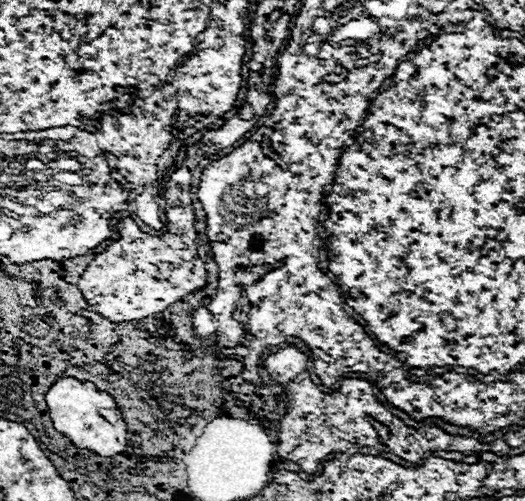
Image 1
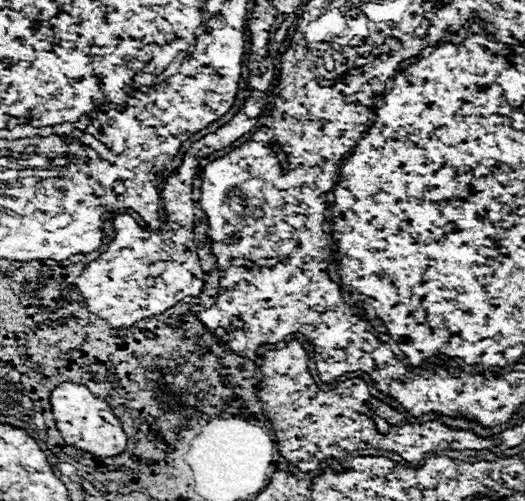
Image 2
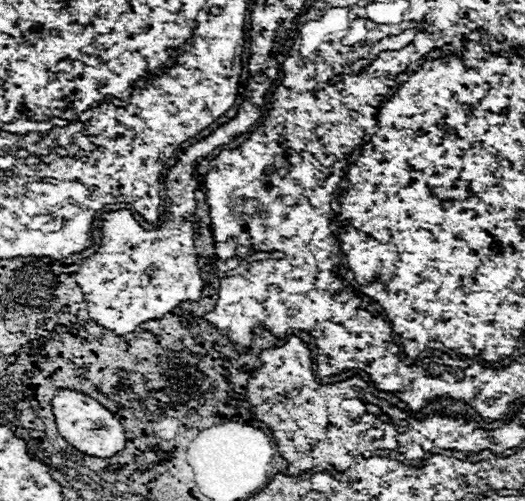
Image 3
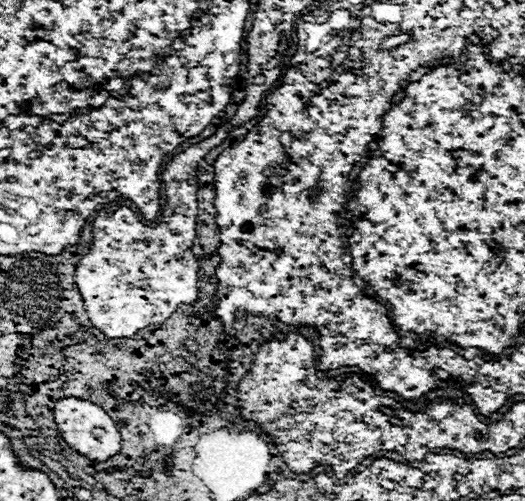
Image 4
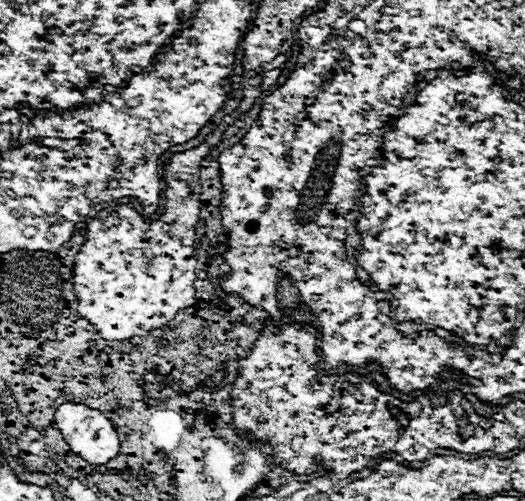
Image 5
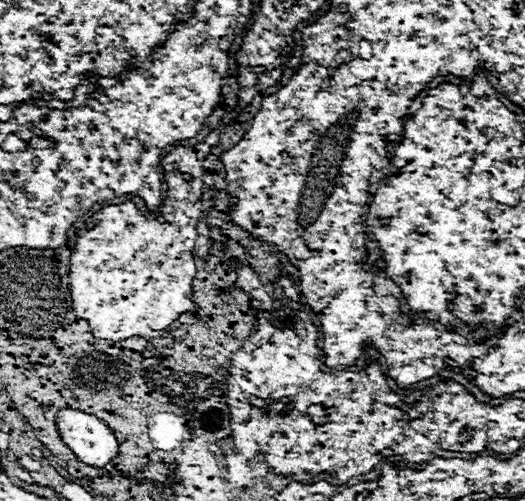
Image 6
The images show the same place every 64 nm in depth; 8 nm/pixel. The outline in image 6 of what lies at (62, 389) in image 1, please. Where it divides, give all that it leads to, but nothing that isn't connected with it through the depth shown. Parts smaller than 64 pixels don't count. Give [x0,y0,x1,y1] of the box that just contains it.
[56,408,118,468]

